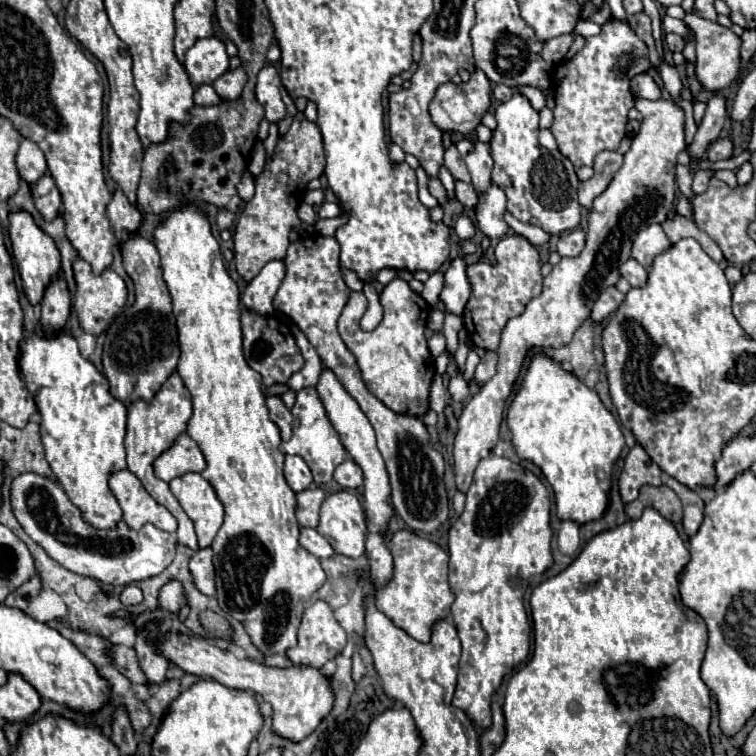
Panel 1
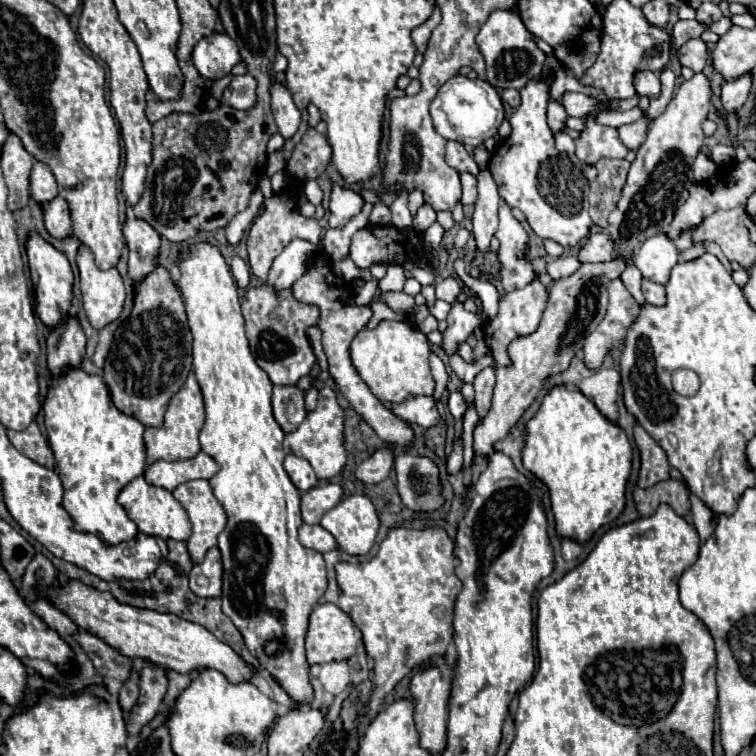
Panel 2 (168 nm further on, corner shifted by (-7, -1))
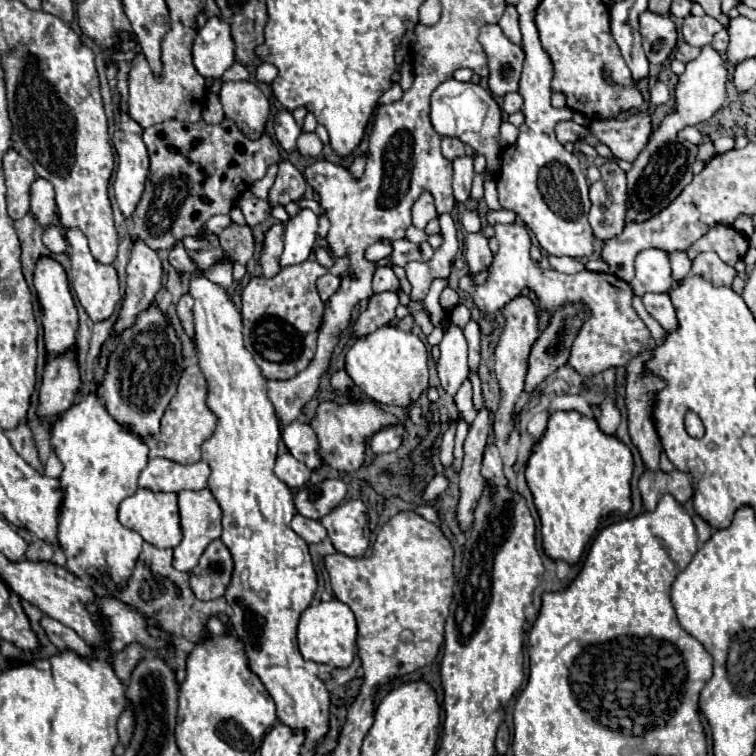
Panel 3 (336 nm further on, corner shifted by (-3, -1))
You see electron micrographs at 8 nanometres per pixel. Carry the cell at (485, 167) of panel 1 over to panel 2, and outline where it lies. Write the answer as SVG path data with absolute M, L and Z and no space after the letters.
M488 168L480 170L478 178L478 200L472 214L472 234L476 238L478 250L490 250L490 238L496 232L498 224L498 206L500 206L500 194L496 188L496 182L492 178L492 172Z

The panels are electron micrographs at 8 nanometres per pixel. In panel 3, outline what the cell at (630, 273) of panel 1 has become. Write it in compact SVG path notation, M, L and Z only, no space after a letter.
M648 294L642 298L642 302L644 302L648 314L652 318L656 318L666 332L672 332L678 328L676 310L674 310L668 294Z

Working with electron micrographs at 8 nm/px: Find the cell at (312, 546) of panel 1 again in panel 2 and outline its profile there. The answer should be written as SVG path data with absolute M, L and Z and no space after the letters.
M302 524L300 532L298 532L298 538L300 542L306 546L306 548L312 548L320 554L324 552L330 552L330 550L336 550L336 540L330 532L326 532L322 526L308 526L308 524Z

